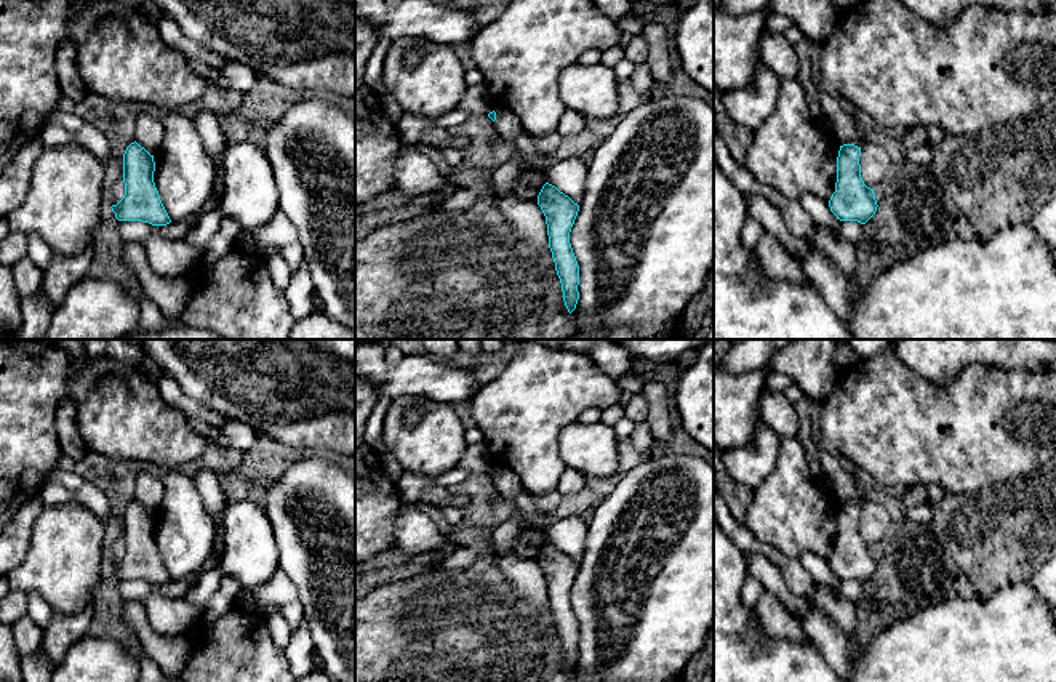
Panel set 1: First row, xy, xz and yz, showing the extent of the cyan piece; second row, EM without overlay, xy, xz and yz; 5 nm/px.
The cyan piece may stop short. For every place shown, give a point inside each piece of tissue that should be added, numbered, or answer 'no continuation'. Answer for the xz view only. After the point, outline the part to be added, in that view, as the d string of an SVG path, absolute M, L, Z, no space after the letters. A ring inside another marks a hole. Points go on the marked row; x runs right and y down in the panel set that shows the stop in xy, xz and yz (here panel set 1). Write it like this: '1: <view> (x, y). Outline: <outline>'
no continuation

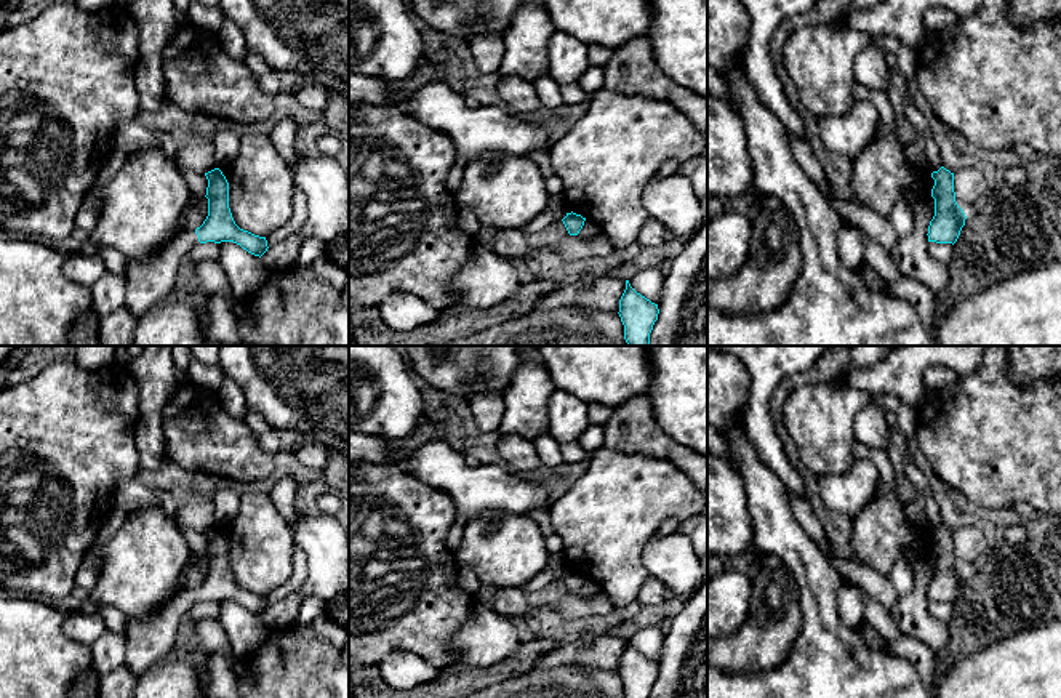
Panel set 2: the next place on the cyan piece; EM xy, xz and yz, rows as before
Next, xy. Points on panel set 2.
1: xy (151, 282). Outline: M179 227L170 242L146 256L141 263L126 263L125 307L134 317L142 317L149 309L173 296L179 264L198 242L195 229Z

